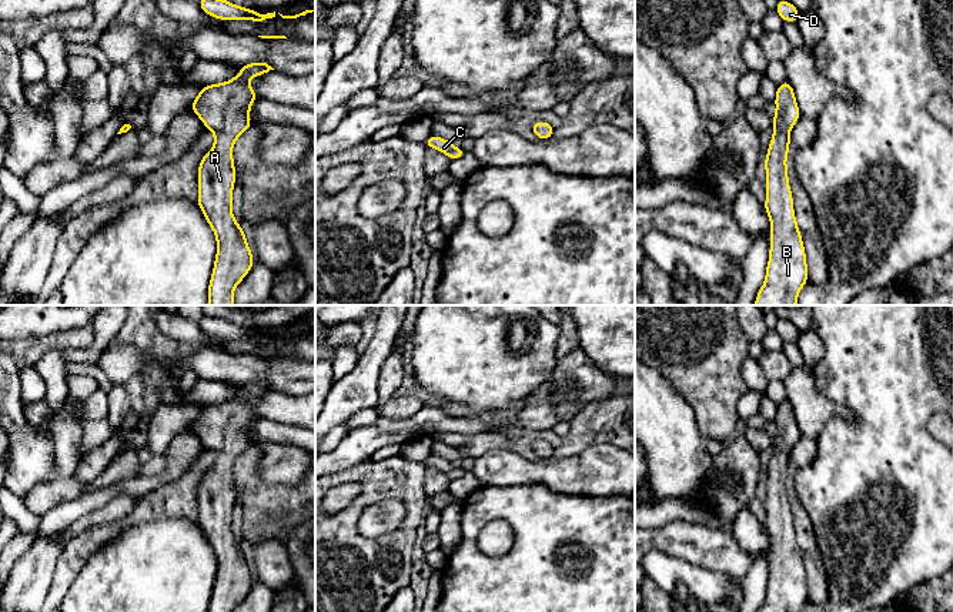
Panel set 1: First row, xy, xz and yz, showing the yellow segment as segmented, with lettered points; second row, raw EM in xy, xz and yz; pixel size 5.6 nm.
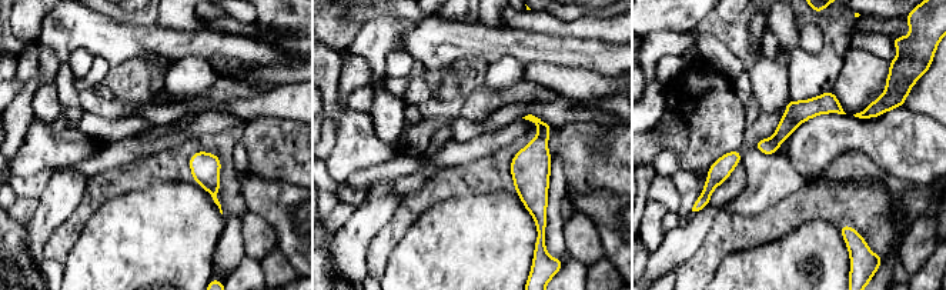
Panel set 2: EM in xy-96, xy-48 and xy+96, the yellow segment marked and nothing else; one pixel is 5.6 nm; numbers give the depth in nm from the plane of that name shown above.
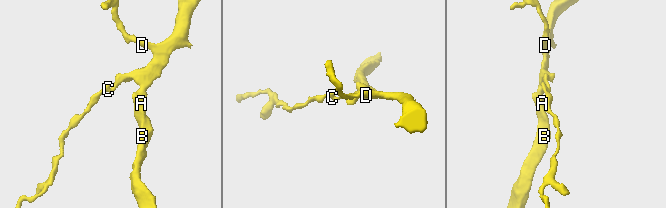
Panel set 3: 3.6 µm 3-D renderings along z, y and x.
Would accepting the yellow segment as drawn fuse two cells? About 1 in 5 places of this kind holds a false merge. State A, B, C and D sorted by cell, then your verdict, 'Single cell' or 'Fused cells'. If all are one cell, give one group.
Groups: A B C D. Single cell

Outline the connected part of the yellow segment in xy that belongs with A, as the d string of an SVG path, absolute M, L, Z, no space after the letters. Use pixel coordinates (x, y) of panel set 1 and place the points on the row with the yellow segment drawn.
M250 63L230 81L203 86L190 108L214 133L214 148L198 165L197 203L217 237L217 258L208 285L208 305L234 305L233 291L248 274L254 257L245 231L233 213L233 185L237 180L233 161L234 141L253 124L250 106L258 97L247 77L274 70L267 63Z

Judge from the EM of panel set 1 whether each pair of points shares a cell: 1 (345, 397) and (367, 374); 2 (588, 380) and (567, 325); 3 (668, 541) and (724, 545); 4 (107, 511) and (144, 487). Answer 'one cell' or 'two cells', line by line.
1: one cell
2: two cells
3: one cell
4: two cells

